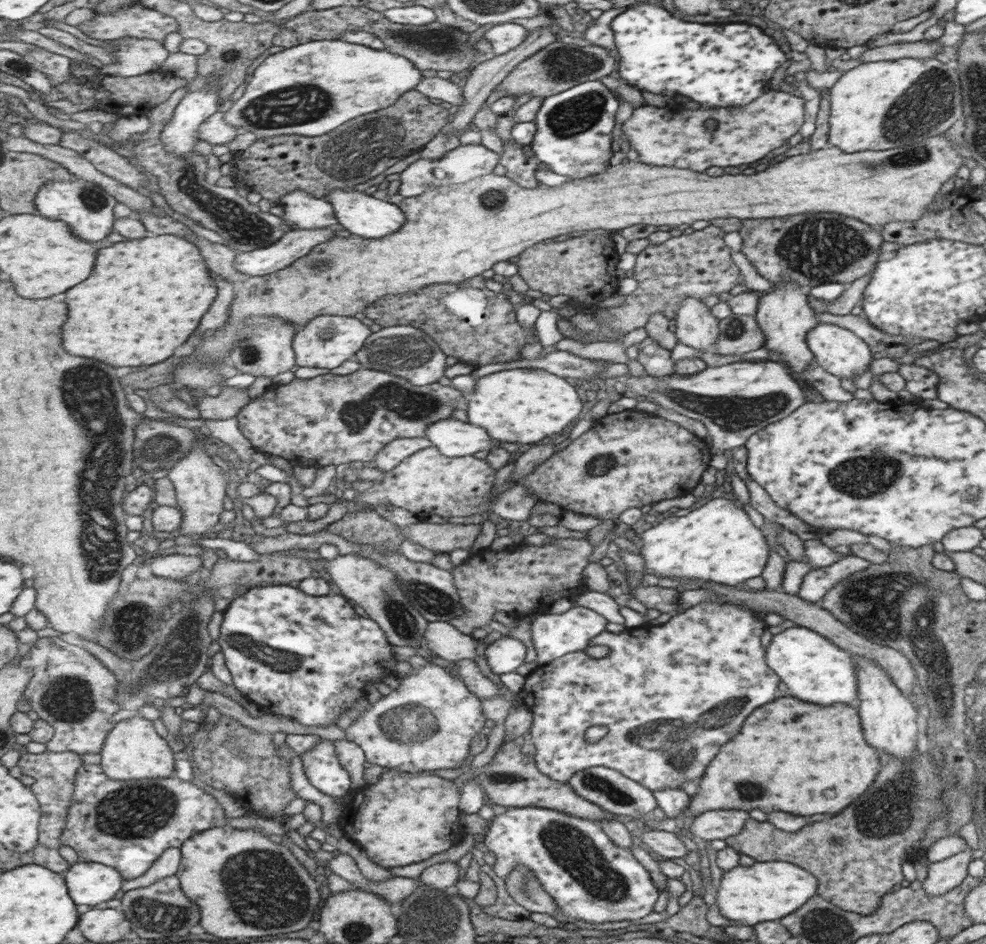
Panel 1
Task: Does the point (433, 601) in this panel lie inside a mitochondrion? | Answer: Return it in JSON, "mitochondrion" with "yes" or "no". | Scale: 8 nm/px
{"mitochondrion":"yes"}

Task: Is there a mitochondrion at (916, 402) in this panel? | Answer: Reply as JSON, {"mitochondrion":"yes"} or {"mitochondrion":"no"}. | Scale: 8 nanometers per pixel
{"mitochondrion":"no"}

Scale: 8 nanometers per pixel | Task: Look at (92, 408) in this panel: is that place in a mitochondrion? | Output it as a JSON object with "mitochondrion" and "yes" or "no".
{"mitochondrion":"yes"}

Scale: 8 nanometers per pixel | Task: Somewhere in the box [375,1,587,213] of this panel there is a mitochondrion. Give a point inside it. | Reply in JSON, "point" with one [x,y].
{"point":[449,42]}

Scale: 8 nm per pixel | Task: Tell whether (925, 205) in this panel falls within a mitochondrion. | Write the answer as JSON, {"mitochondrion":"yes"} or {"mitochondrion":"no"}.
{"mitochondrion":"no"}

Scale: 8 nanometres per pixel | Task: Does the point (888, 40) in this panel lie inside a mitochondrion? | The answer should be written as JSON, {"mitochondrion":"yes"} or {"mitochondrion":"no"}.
{"mitochondrion":"no"}

